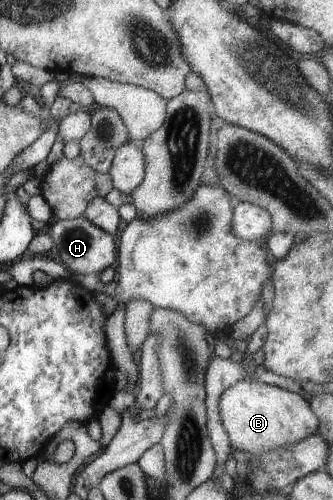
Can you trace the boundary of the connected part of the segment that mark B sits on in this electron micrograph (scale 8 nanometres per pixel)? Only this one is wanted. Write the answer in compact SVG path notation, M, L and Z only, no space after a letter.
M248 378L223 389L217 399L217 409L230 447L251 456L260 452L264 454L279 445L297 443L317 432L317 417L303 397Z

